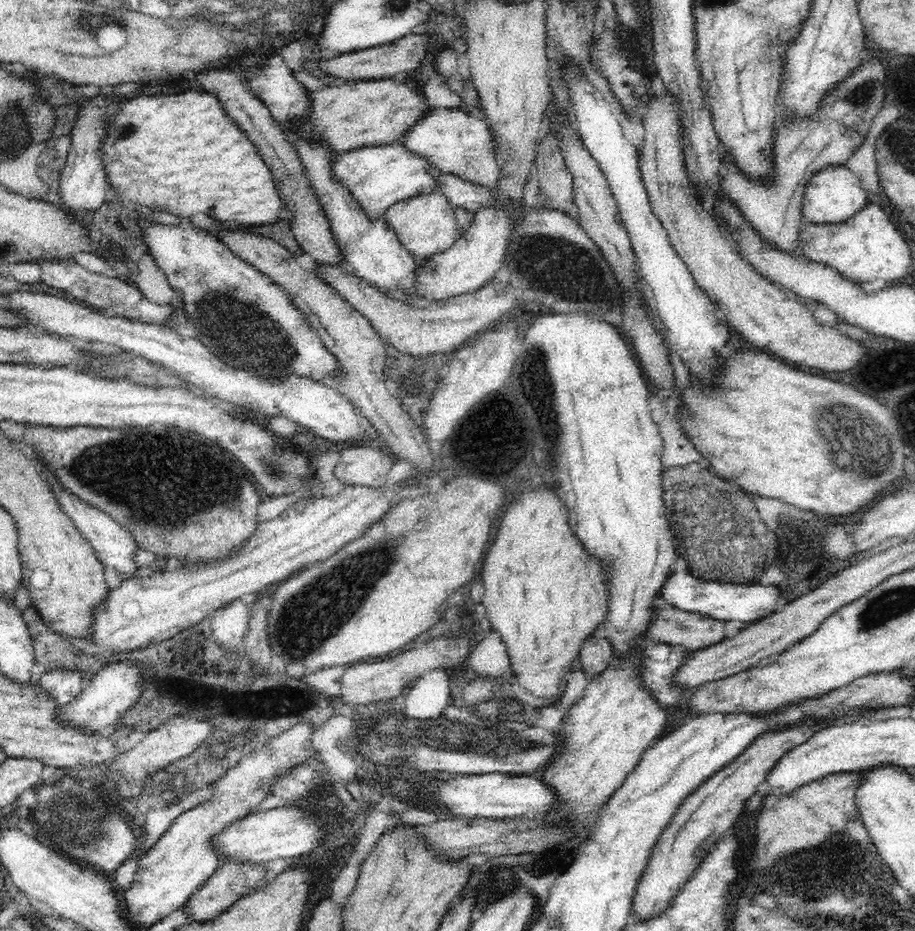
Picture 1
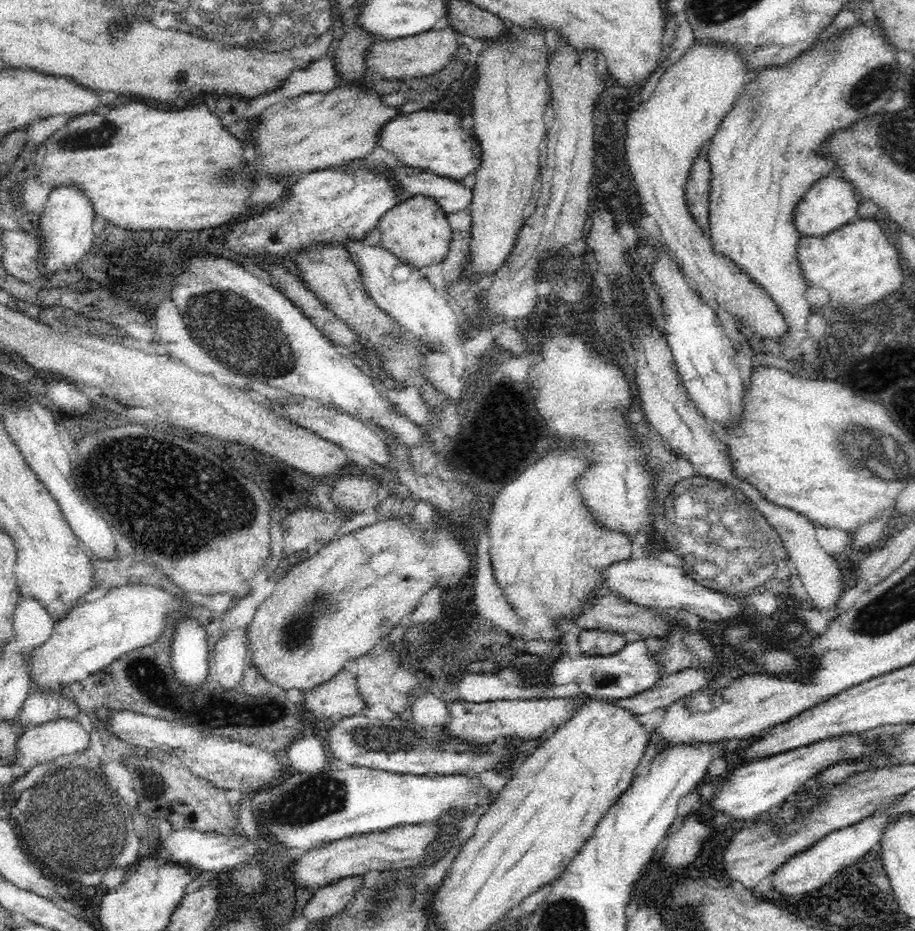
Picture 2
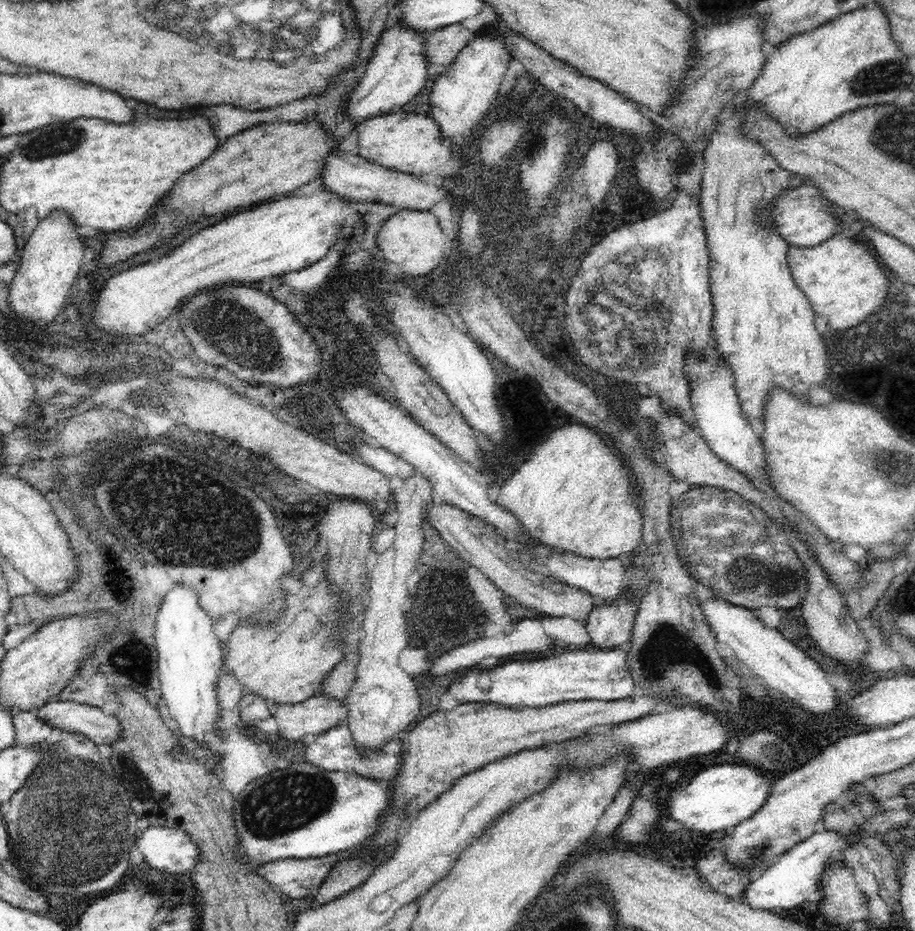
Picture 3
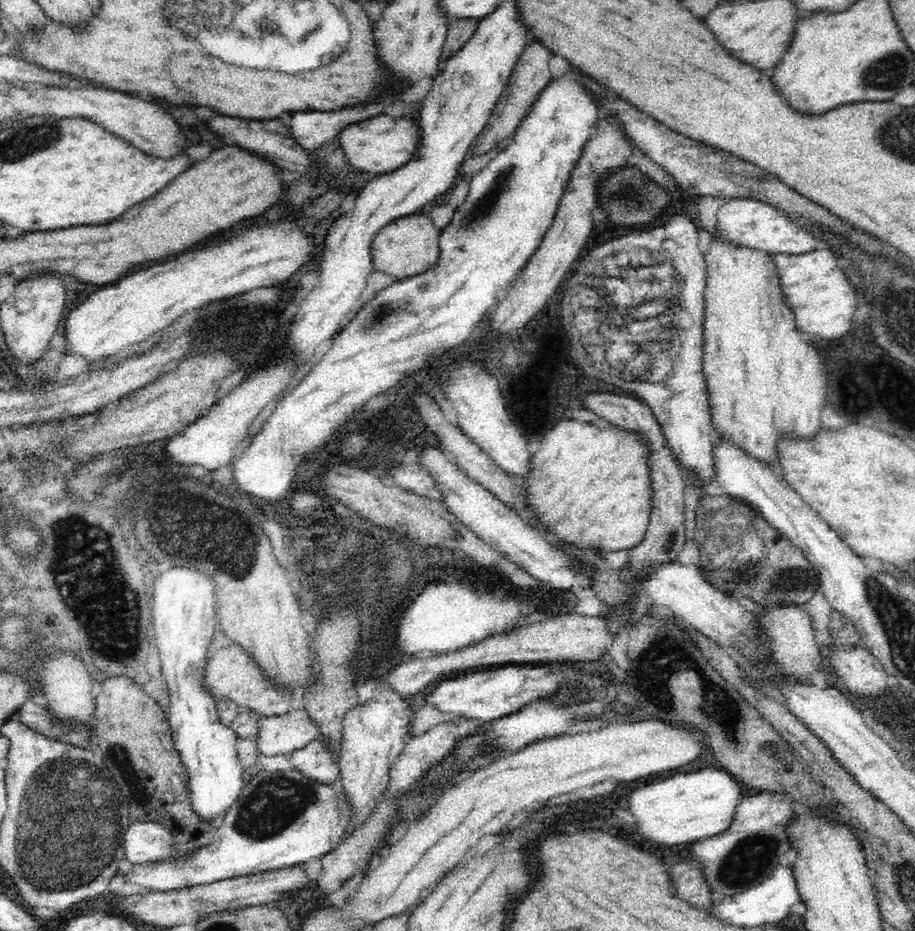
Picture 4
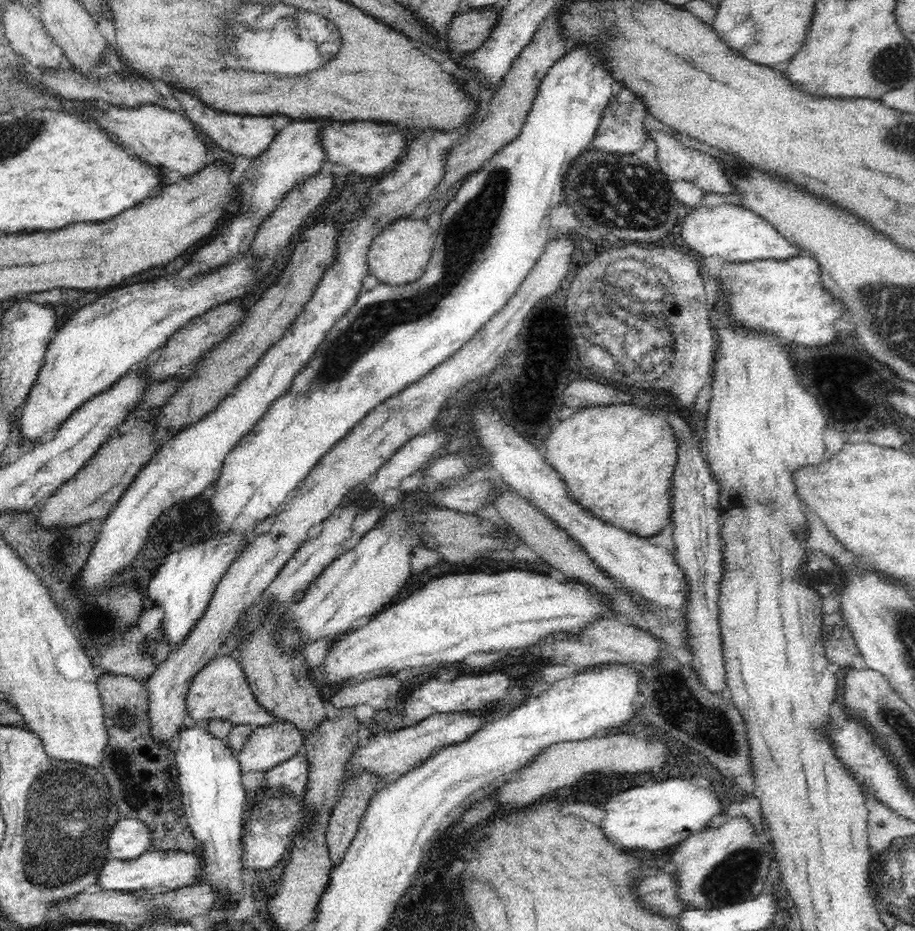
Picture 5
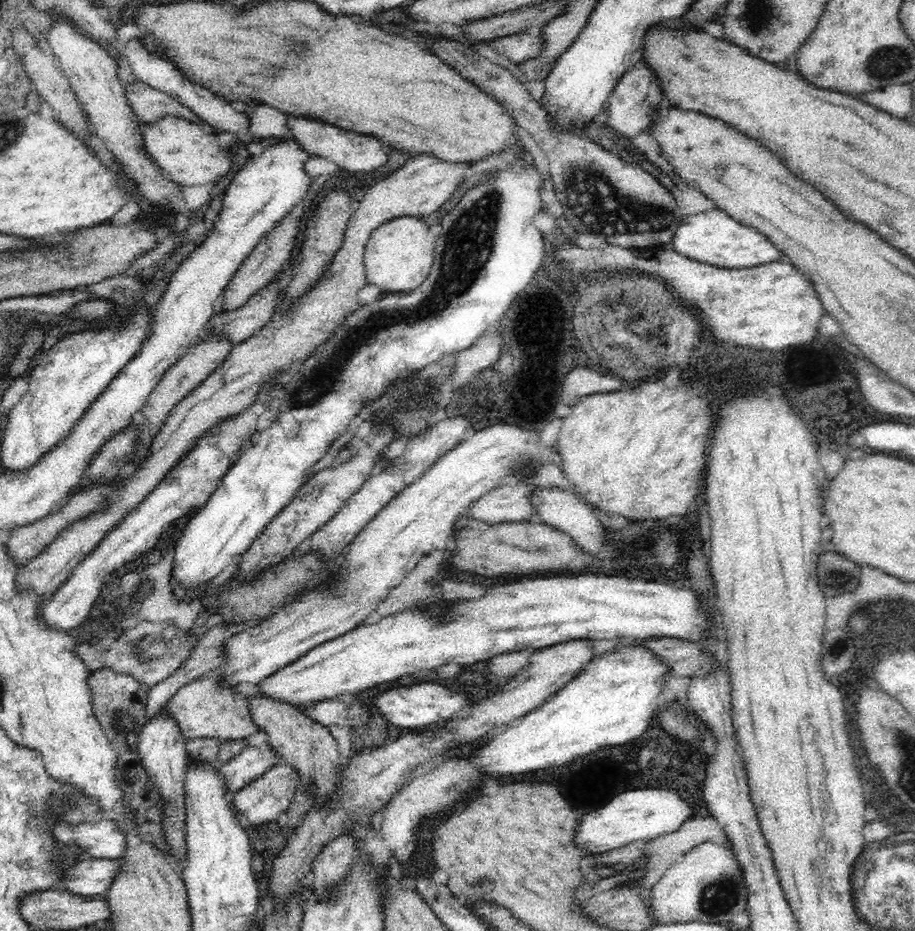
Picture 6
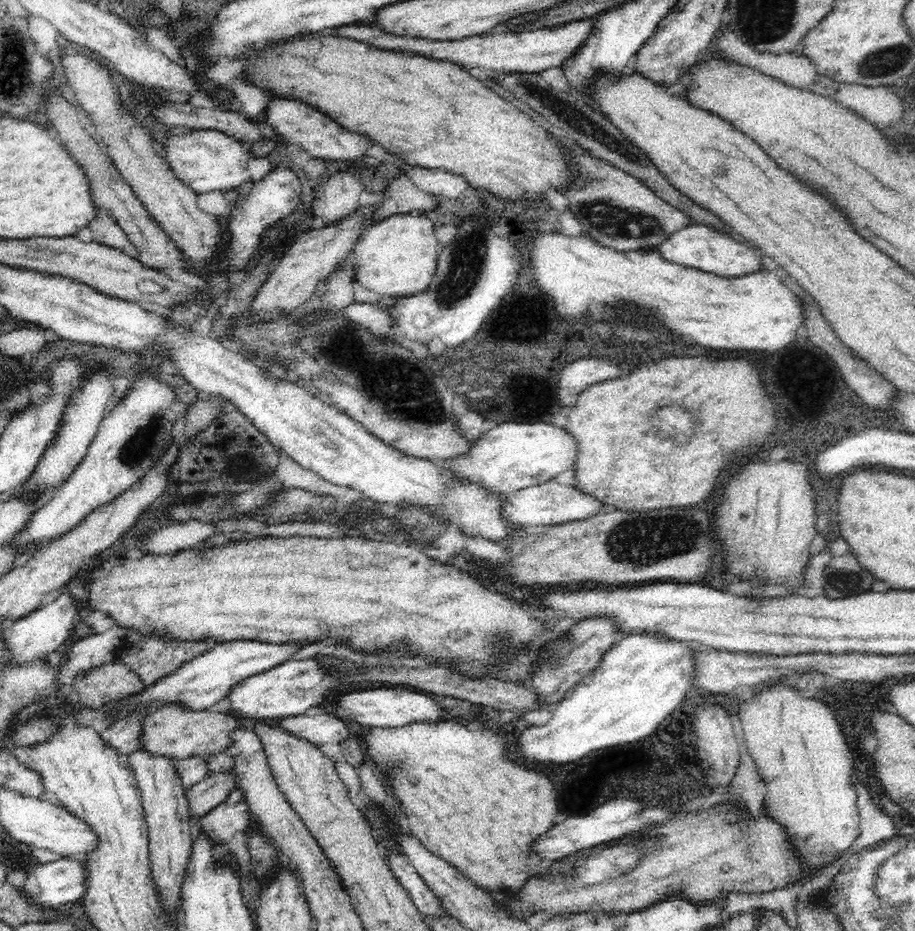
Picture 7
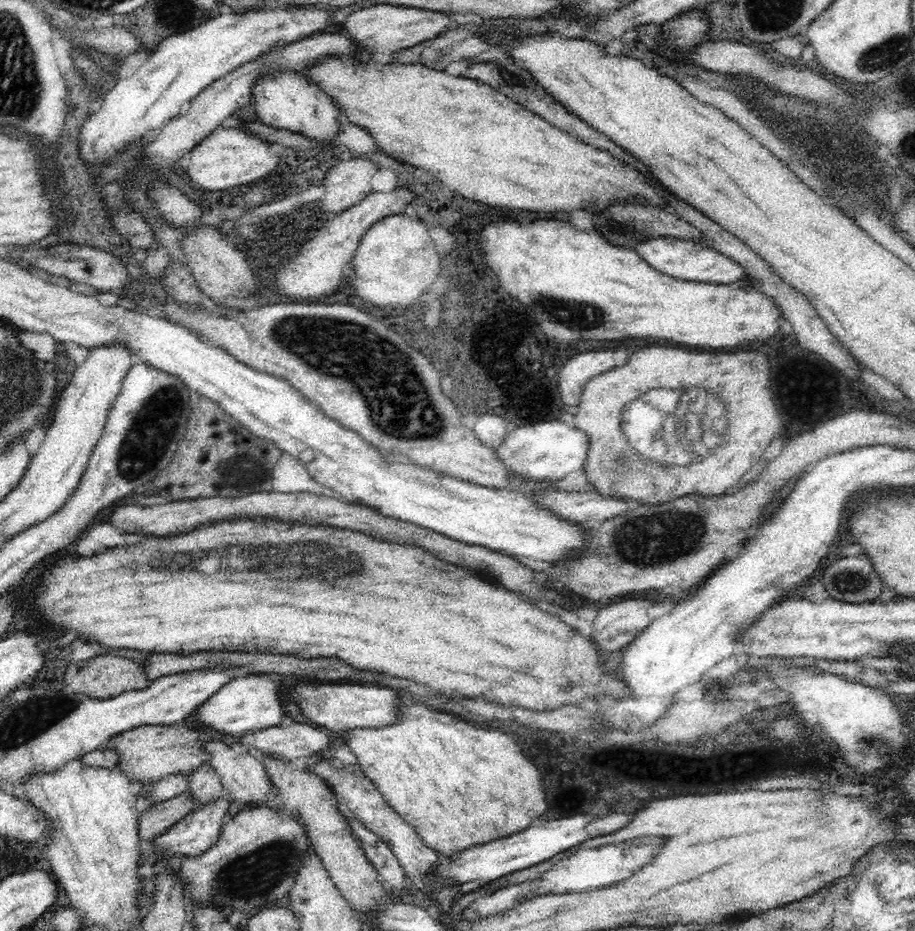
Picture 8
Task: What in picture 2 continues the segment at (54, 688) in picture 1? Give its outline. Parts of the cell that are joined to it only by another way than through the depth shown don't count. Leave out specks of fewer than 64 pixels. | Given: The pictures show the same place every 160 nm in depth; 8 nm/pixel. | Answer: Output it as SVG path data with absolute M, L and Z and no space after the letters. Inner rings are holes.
M30 690L30 695L24 701L17 719L24 724L24 728L40 726L50 720L69 718L73 720L78 716L80 709L74 701L64 698L60 691Z

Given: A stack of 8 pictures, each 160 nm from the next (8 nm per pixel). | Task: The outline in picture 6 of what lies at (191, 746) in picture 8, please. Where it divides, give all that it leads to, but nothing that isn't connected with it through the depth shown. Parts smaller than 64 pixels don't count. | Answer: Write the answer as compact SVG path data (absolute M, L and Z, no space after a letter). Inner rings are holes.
M208 676L204 680L194 679L188 682L174 697L165 703L165 714L176 718L182 736L187 740L196 738L217 738L218 740L236 740L250 736L257 731L251 714L248 714L244 704L244 696L236 690L220 688L216 676Z

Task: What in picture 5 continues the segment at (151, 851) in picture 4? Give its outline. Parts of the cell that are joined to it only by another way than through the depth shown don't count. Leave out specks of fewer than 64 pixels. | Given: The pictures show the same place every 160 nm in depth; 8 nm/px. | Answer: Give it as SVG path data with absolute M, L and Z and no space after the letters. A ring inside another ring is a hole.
M120 818L118 824L114 825L114 830L109 832L108 856L118 860L133 861L141 854L152 850L153 840L152 830L149 830L144 822L132 818Z

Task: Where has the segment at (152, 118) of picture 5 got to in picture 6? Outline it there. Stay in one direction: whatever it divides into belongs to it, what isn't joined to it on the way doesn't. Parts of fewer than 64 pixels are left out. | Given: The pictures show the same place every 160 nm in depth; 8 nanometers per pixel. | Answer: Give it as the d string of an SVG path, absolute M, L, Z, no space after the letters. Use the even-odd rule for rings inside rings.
M165 116L156 124L144 128L142 146L147 156L159 166L170 180L181 186L200 186L206 182L218 182L232 168L232 152L220 146L218 135L208 125L198 125L184 118Z

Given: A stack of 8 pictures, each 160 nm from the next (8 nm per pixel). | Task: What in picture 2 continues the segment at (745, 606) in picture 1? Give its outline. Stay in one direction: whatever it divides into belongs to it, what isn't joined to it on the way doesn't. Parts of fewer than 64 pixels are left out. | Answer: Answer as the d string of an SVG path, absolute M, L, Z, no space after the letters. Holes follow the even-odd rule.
M642 558L640 560L624 560L606 570L606 590L620 594L623 600L640 604L646 608L684 608L688 612L702 616L702 619L732 620L744 614L744 607L738 604L738 600L730 600L732 604L724 604L722 592L704 588L684 576L682 568L664 566L656 558Z

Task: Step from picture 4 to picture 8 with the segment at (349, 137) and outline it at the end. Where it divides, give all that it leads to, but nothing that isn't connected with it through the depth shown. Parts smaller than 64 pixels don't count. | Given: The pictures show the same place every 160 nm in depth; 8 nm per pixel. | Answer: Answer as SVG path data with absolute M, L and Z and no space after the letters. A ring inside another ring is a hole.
M282 70L260 76L260 80L252 86L252 100L256 116L264 124L274 129L289 129L312 142L331 141L341 124L330 98L302 72Z

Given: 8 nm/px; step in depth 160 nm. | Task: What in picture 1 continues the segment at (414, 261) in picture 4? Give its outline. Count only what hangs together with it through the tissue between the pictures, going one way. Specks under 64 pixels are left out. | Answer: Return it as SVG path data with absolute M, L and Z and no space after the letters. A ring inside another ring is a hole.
M435 190L428 194L418 194L412 197L390 206L382 217L389 223L389 227L394 229L404 248L415 258L422 260L430 258L438 252L447 251L460 236L457 229L456 212L450 205L447 196L440 190Z

